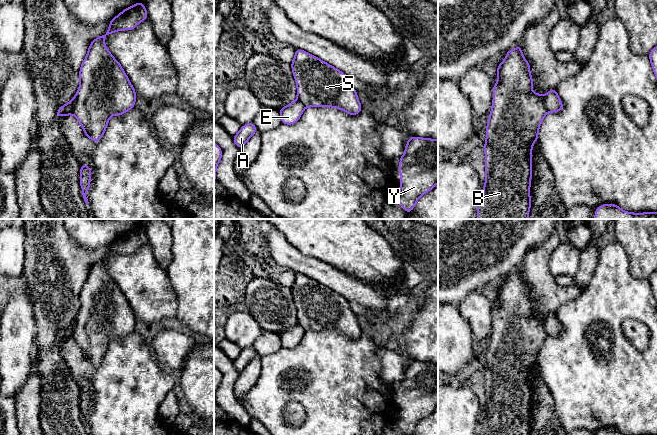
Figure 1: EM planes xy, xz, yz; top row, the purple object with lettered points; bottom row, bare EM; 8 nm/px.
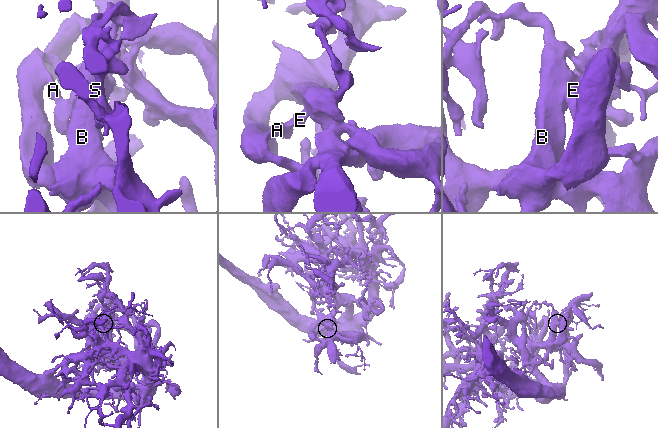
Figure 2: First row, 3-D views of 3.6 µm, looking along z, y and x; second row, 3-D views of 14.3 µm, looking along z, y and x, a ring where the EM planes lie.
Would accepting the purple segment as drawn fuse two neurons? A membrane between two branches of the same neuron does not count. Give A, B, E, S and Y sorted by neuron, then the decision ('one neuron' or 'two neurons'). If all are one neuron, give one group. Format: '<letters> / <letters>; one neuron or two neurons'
A B E S Y; one neuron

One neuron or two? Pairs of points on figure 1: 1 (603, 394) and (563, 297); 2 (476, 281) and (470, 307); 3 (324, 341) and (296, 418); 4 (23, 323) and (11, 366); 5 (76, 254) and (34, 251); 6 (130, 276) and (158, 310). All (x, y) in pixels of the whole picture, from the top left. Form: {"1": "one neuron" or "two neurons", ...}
{"1": "two neurons", "2": "two neurons", "3": "two neurons", "4": "one neuron", "5": "one neuron", "6": "one neuron"}

